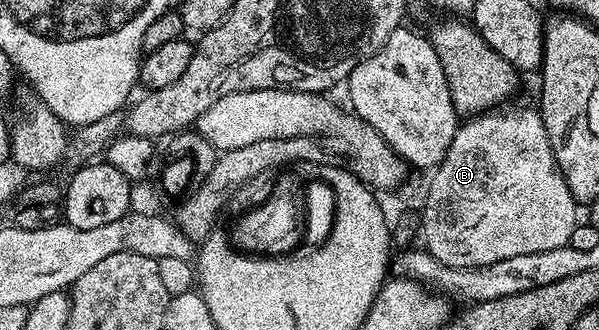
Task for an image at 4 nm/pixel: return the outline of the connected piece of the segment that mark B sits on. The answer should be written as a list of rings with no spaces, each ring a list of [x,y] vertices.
[[[505,105],[478,114],[467,119],[465,124],[457,125],[456,135],[446,152],[446,156],[440,161],[434,173],[431,175],[432,183],[428,186],[428,195],[424,198],[424,242],[429,254],[435,256],[442,264],[455,266],[456,268],[470,268],[471,266],[489,266],[498,264],[498,260],[510,260],[510,256],[523,256],[525,252],[550,252],[550,248],[562,248],[568,245],[570,236],[578,224],[576,209],[578,203],[576,197],[570,192],[562,172],[556,166],[554,152],[550,148],[550,140],[546,136],[546,128],[540,119],[539,109],[528,106]]]

